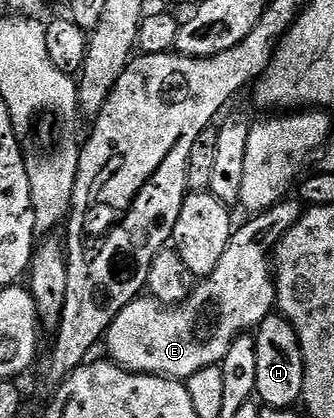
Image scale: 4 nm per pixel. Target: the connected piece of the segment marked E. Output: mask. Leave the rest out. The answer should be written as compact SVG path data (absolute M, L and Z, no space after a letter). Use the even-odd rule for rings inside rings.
M283 198L266 212L257 213L250 218L243 228L235 227L228 242L228 250L220 254L220 262L216 262L216 268L191 287L190 295L185 300L161 310L158 301L153 298L139 298L124 306L124 310L120 310L120 314L110 323L104 337L104 348L106 344L110 351L109 359L130 372L166 376L169 380L183 382L196 374L196 370L204 370L213 364L221 365L224 354L228 352L228 346L234 339L257 329L258 323L275 311L276 280L272 275L272 253L284 234L292 230L303 211L303 205L297 199Z

